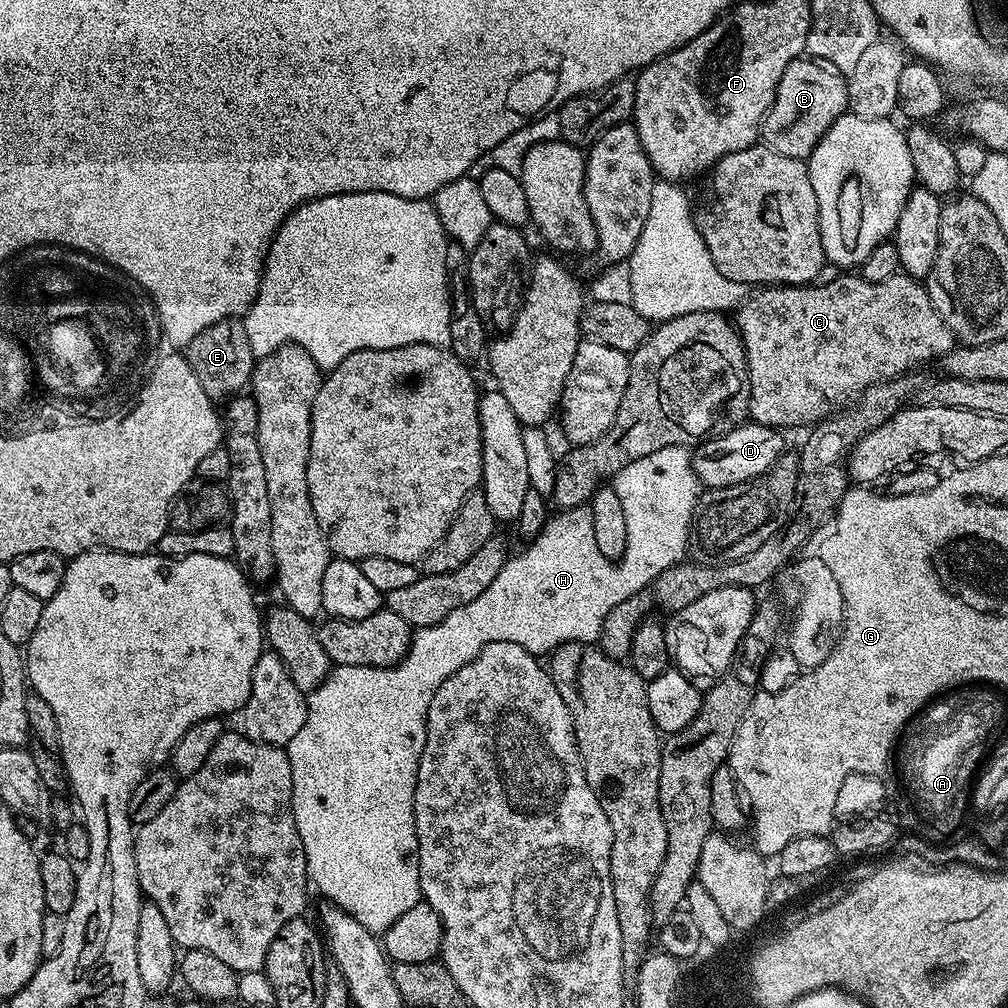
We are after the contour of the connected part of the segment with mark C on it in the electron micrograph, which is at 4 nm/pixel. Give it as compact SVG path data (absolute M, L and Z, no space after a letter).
M840 274L837 280L828 280L825 284L813 282L803 286L764 286L753 291L748 299L735 309L734 323L740 340L744 344L744 353L748 359L748 398L746 412L758 424L765 424L777 430L784 428L800 428L803 424L819 425L821 421L829 419L833 414L839 413L849 404L860 399L866 389L881 382L892 382L903 377L904 372L916 368L919 364L928 364L939 361L954 347L954 337L946 326L946 322L934 310L934 302L930 298L927 287L919 279L897 274L886 282L866 282L859 274Z

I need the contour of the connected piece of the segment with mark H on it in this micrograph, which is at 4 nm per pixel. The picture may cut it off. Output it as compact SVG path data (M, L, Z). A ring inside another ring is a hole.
M581 506L560 510L547 521L540 535L529 543L528 549L521 556L513 555L498 570L498 578L490 582L490 587L482 590L474 602L470 602L464 608L454 610L442 618L433 628L417 628L412 637L412 644L408 647L408 652L399 664L392 664L388 668L375 668L374 666L336 666L329 671L327 678L314 689L307 693L308 713L306 722L298 734L286 746L288 757L290 758L290 770L292 771L292 809L294 810L294 822L298 834L302 838L302 846L306 854L306 866L308 867L308 878L311 887L317 888L324 895L323 899L329 903L336 904L342 910L346 910L366 930L374 934L382 934L410 906L421 903L420 895L420 867L418 866L418 834L416 833L416 815L414 814L414 790L416 789L416 779L418 778L418 766L422 758L422 750L426 746L426 730L428 729L428 711L430 702L434 702L434 694L446 678L450 678L466 662L470 662L479 654L490 642L514 642L522 646L527 652L533 654L551 654L556 648L564 643L584 643L592 644L599 641L600 632L604 628L606 618L618 602L626 602L628 596L633 596L638 591L636 583L628 578L628 573L623 571L621 565L615 560L606 558L602 550L598 550L598 542L594 542L594 522L592 521L591 507Z

